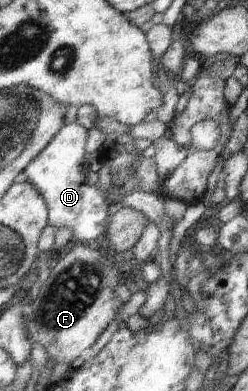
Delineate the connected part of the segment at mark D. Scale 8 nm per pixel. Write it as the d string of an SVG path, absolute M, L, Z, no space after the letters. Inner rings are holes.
M70 123L61 128L56 139L33 160L32 164L21 176L25 182L33 184L41 196L48 202L50 226L64 229L69 227L71 239L89 244L93 240L97 245L107 237L109 205L105 194L95 185L89 184L89 161L85 160L85 144L89 138L89 130L81 124Z

